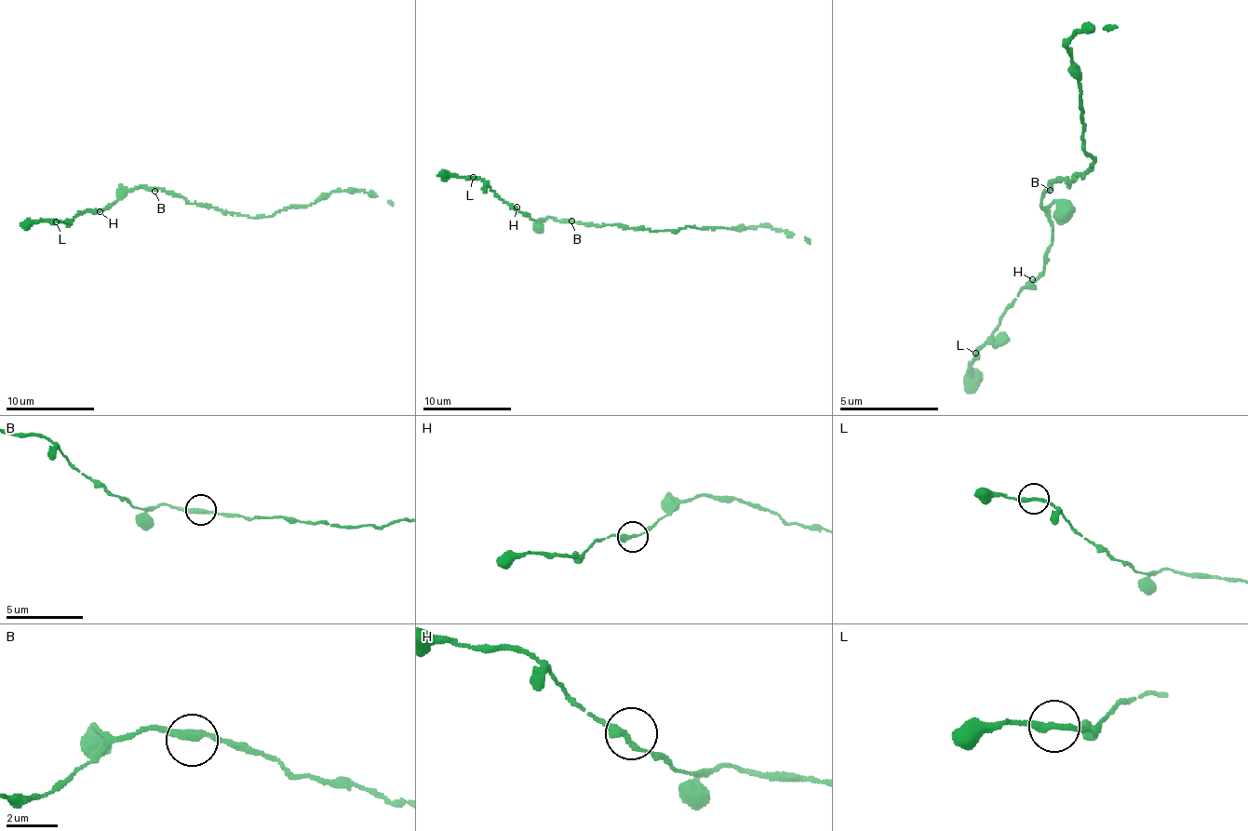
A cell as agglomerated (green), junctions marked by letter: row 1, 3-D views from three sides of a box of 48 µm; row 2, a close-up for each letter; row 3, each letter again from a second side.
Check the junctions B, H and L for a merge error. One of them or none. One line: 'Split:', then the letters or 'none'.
Split: none

